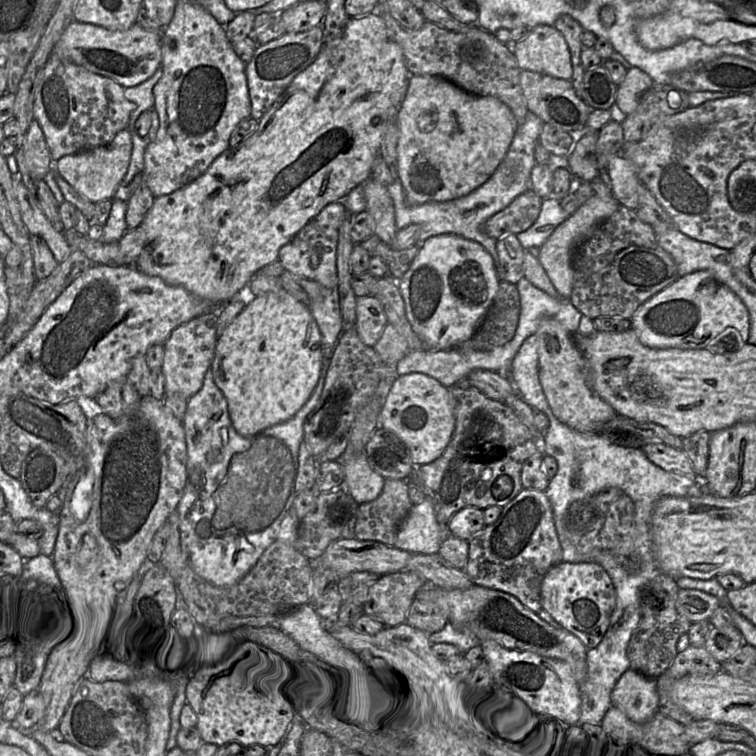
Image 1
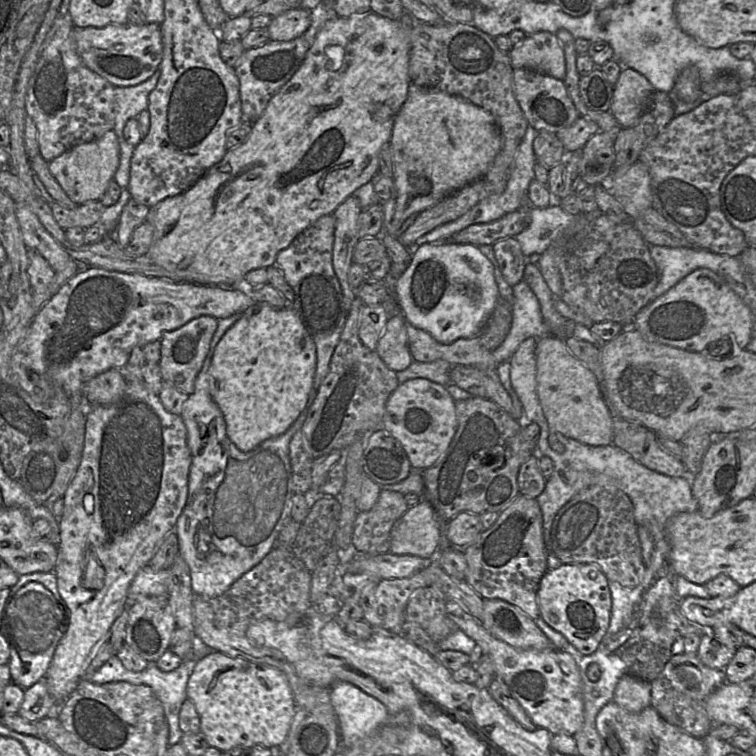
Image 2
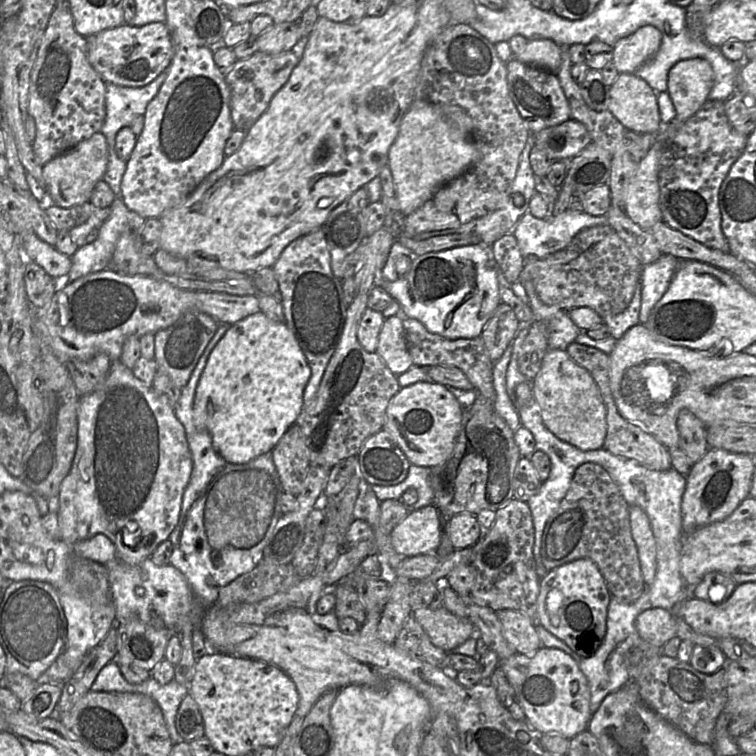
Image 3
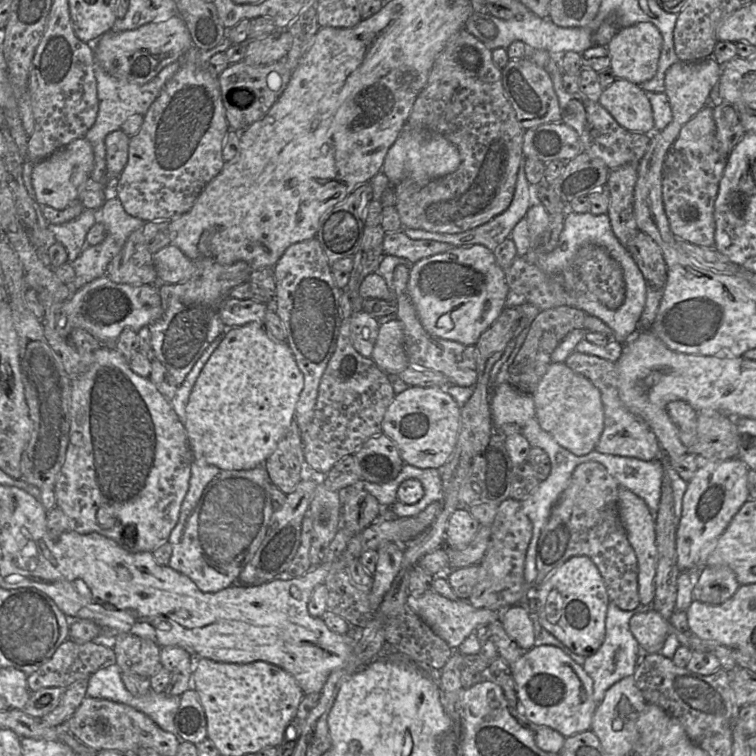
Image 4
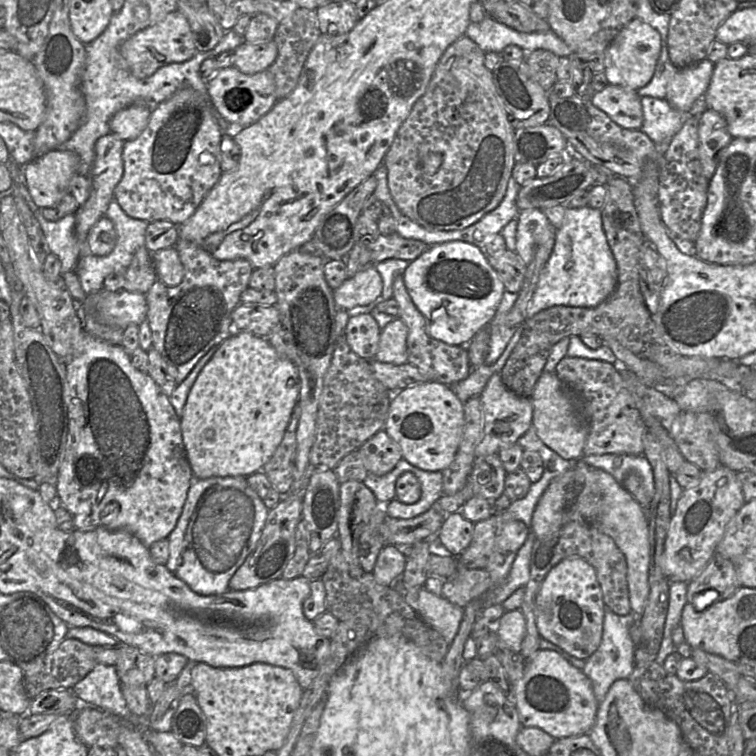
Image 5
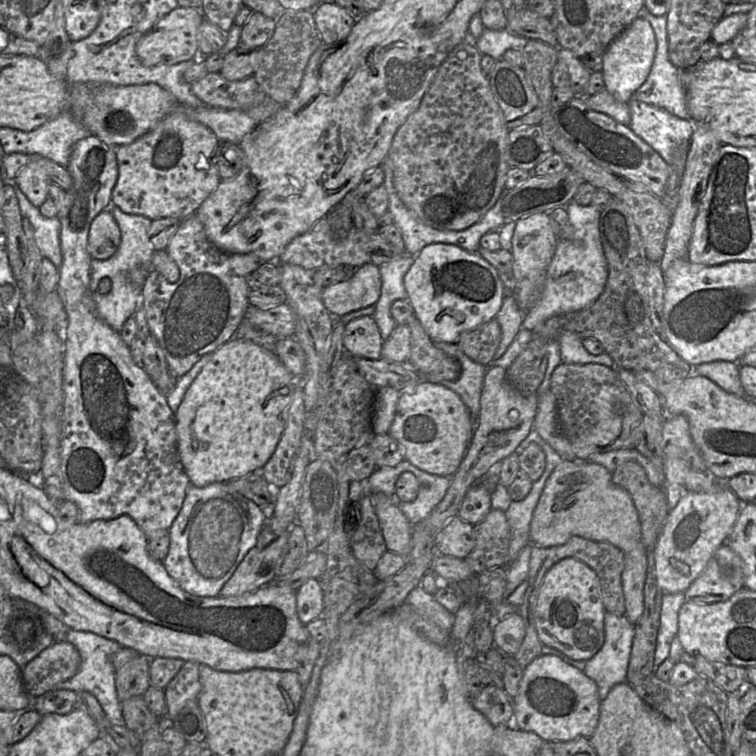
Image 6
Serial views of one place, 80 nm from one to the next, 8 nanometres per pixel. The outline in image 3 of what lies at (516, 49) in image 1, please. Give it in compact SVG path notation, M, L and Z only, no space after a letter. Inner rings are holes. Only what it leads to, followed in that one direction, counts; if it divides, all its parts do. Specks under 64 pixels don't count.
M550 39L528 40L524 49L513 57L556 74L562 63L562 49Z

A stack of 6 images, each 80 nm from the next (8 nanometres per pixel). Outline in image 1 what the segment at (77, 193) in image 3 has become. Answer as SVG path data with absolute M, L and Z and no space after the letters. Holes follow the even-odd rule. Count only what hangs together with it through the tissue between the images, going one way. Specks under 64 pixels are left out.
M128 129L118 132L106 146L82 150L65 155L55 162L57 173L81 196L97 203L112 199L127 173L132 154L132 133Z

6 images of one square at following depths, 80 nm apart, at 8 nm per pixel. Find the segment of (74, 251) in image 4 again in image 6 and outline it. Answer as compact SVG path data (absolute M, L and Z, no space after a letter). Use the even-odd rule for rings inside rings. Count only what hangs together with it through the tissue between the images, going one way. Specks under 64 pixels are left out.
M14 184L14 188L22 217L31 222L34 238L41 254L59 269L63 259L60 247L61 224L59 219L43 216L39 207L34 206L19 187Z

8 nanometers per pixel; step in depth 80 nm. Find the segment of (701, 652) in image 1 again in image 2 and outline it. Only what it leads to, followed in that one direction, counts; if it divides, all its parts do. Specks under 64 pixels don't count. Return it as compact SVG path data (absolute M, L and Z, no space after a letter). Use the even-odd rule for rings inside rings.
M695 654L672 655L660 674L650 682L652 707L666 722L690 736L703 739L711 729L706 710L708 697L725 682L723 669L704 665Z

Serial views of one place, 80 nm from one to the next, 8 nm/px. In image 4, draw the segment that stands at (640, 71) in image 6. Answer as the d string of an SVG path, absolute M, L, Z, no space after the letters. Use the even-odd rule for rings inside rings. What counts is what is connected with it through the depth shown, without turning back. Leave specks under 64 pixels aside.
M652 23L620 29L607 45L614 77L637 85L650 80L657 70L661 46L661 34Z

